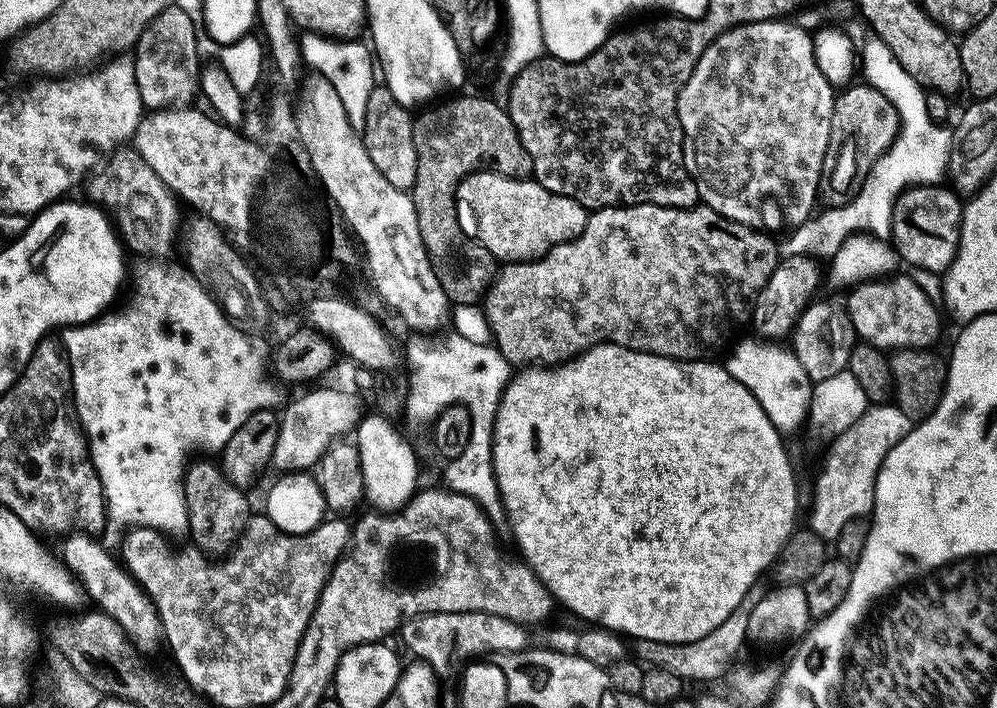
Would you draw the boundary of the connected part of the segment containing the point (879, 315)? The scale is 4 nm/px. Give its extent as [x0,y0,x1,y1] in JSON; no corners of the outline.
[846,275,940,350]

